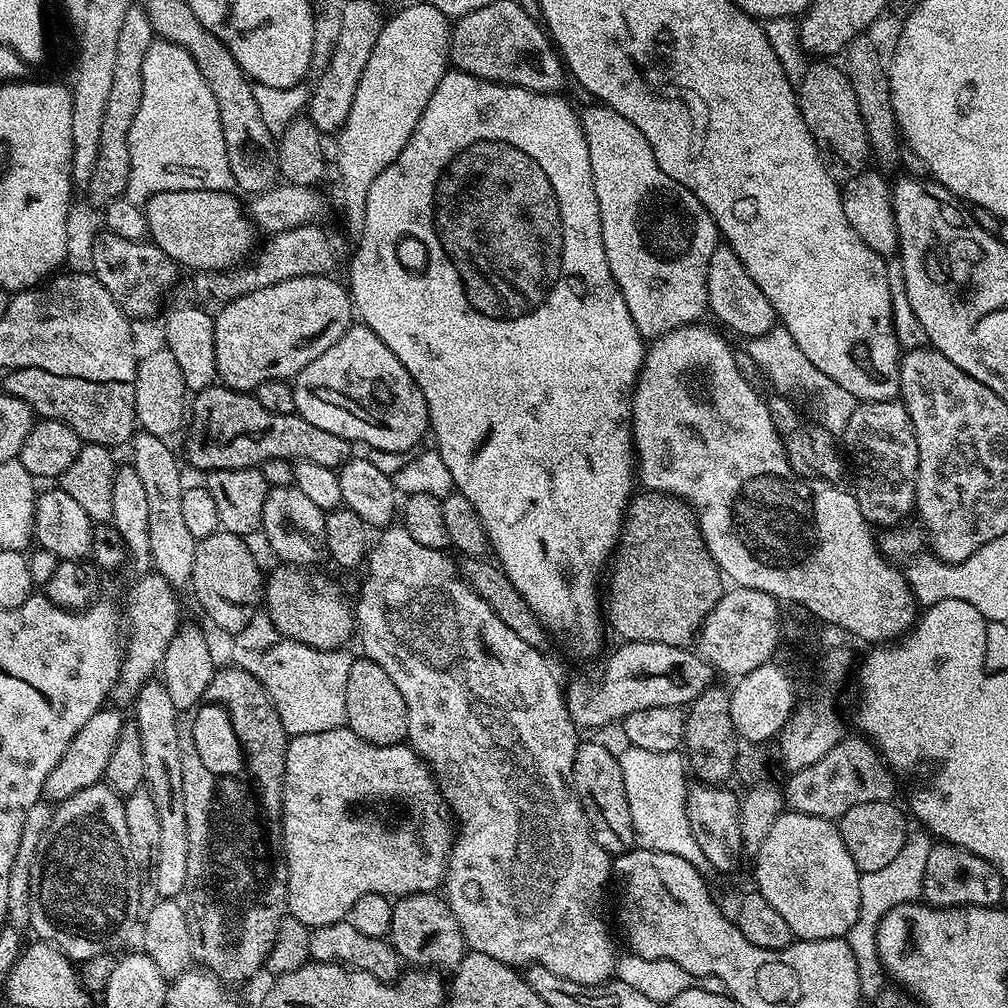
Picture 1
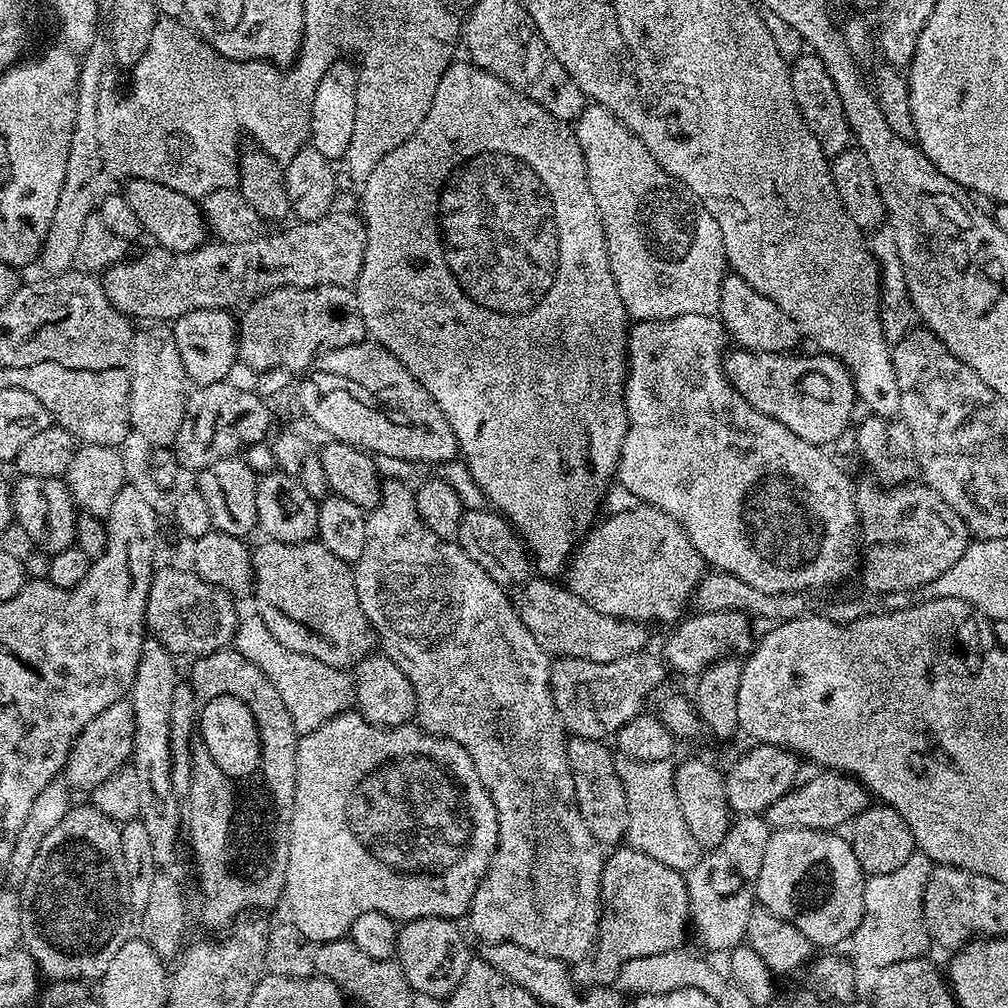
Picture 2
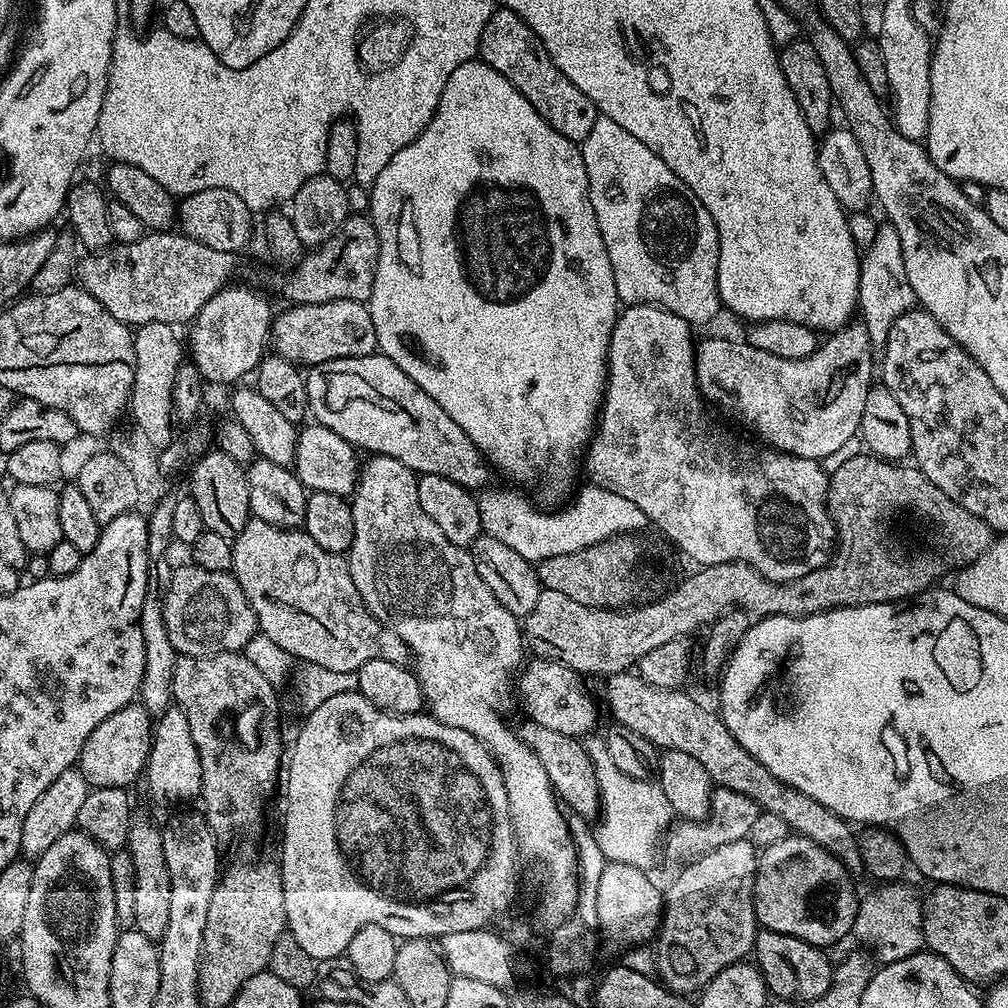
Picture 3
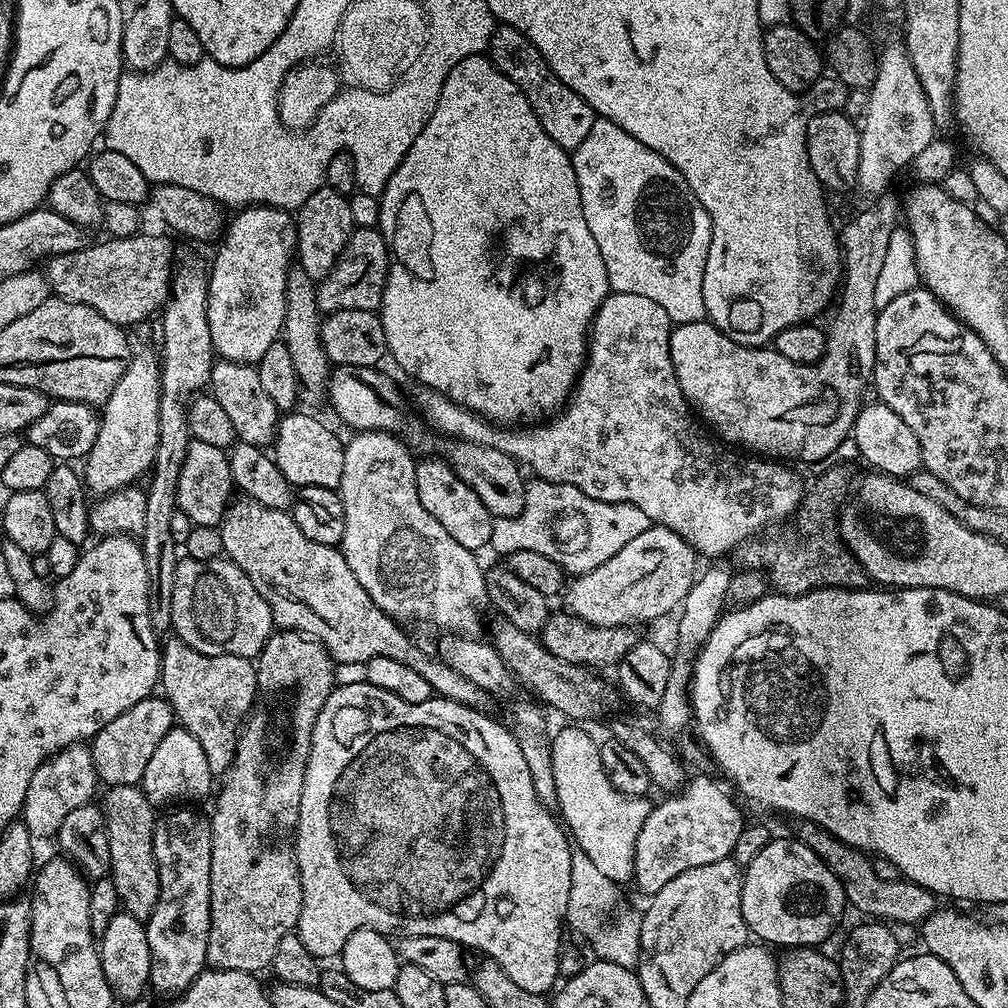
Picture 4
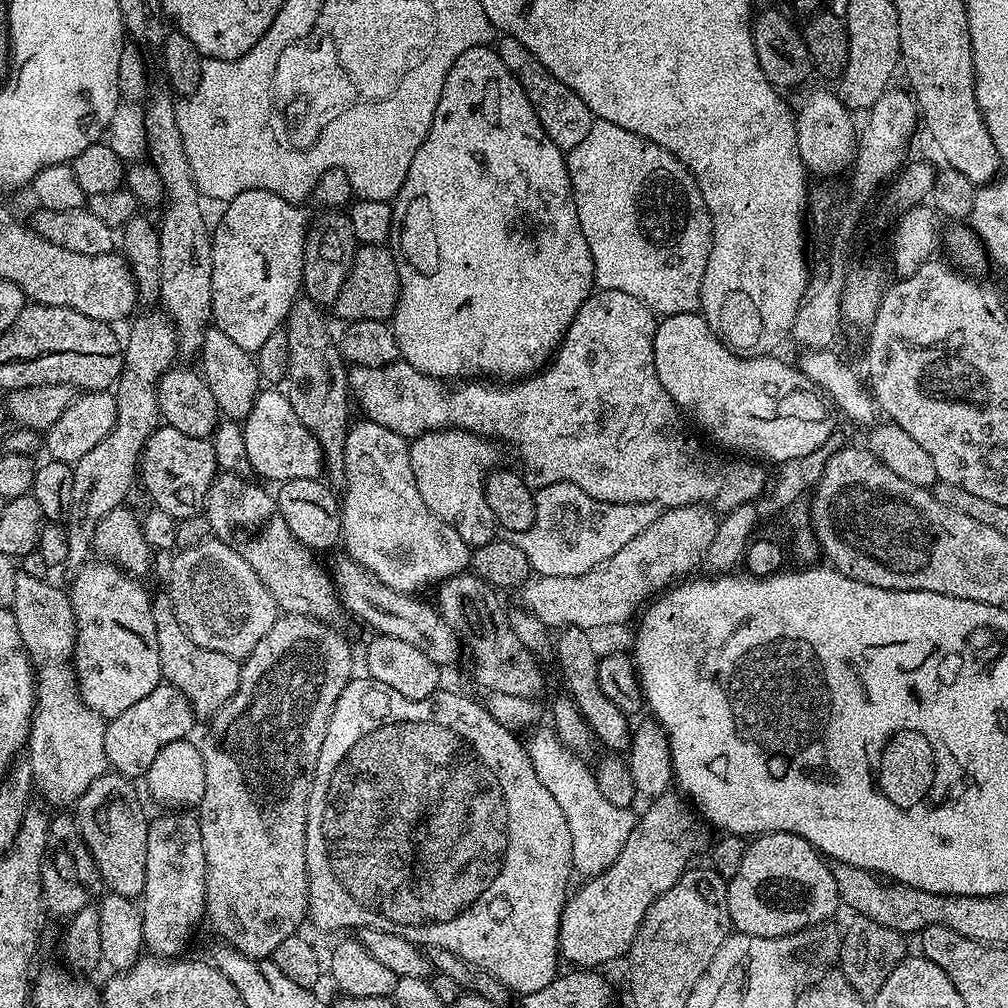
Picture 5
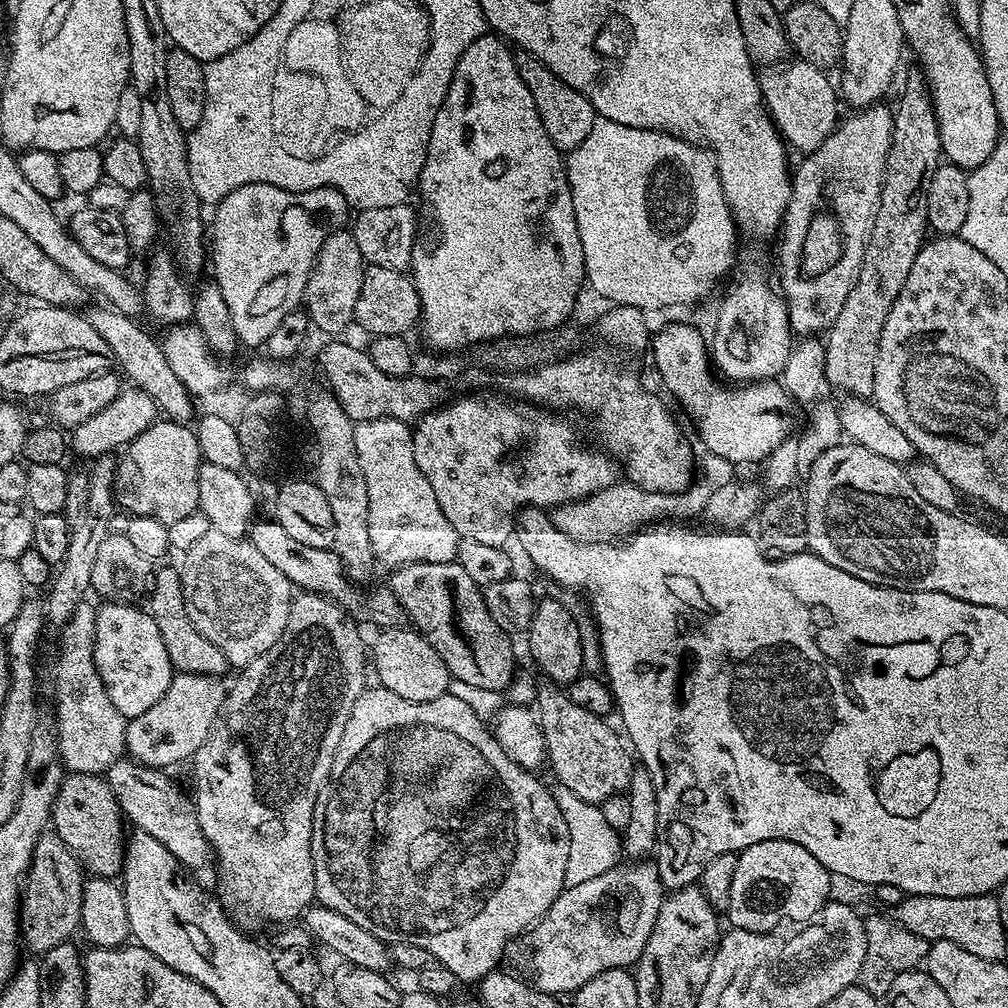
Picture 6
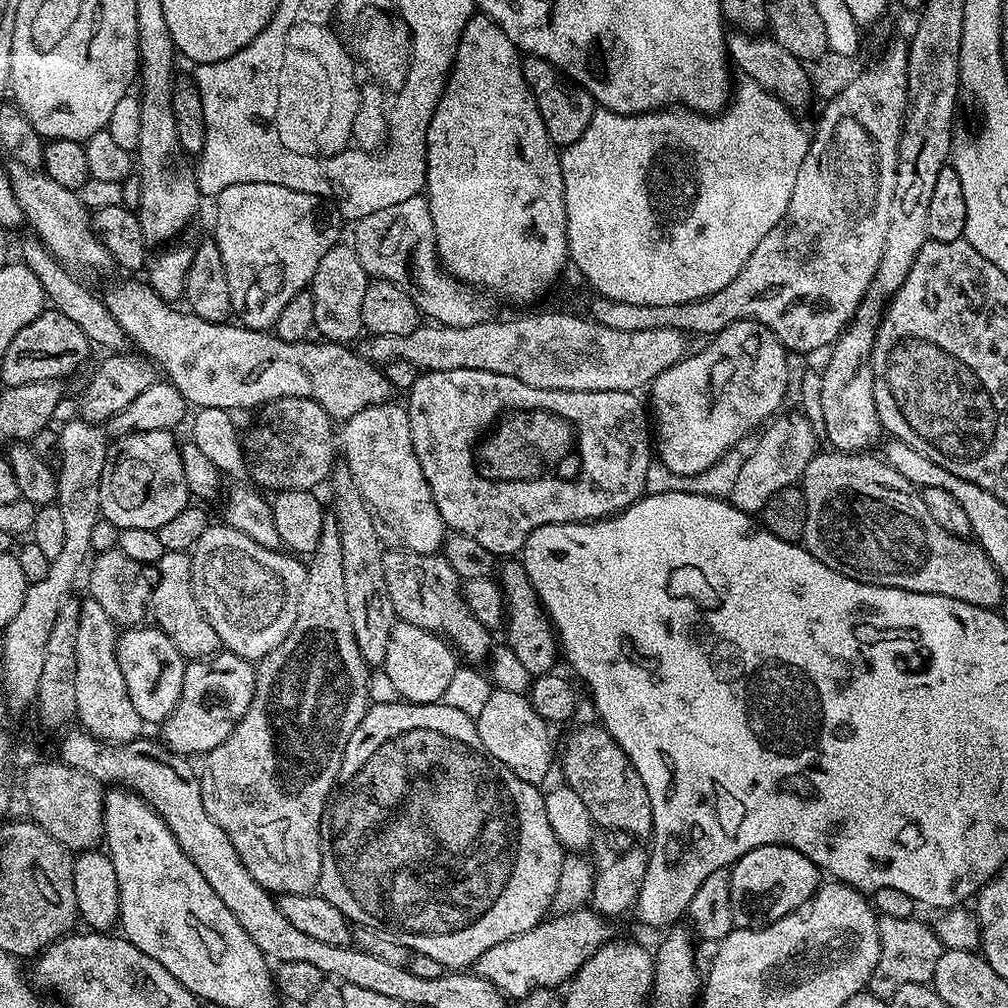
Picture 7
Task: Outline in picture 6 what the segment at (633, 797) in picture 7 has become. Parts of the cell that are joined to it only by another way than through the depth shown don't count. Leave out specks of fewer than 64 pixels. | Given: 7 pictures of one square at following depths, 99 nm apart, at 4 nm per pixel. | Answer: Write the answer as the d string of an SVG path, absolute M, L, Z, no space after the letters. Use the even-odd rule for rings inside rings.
M546 678L542 682L536 690L534 708L546 744L547 759L560 780L559 785L583 801L599 805L608 797L625 793L636 766L629 749L624 748L609 721L574 702L567 691L551 680Z

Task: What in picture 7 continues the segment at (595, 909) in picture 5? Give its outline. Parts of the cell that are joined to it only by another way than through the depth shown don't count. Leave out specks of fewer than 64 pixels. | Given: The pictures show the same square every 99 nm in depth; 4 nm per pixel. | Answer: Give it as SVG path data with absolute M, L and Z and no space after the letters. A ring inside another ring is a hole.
M588 906L545 918L530 930L506 942L498 942L498 946L490 946L490 950L476 960L475 975L489 980L512 1002L521 1001L536 988L555 989L558 984L567 985L583 969L584 963L603 944L609 943L608 924L604 916Z

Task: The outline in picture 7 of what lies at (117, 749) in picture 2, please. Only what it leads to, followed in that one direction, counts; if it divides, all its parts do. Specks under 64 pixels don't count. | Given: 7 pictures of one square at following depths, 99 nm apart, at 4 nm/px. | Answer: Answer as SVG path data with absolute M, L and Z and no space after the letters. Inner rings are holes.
M221 650L215 656L209 656L207 660L194 660L185 667L182 678L182 694L178 698L178 706L164 719L162 725L163 743L172 752L189 758L203 757L204 753L214 750L238 726L238 722L250 710L250 702L254 698L254 686L256 685L256 669L253 661L243 660L238 654Z

